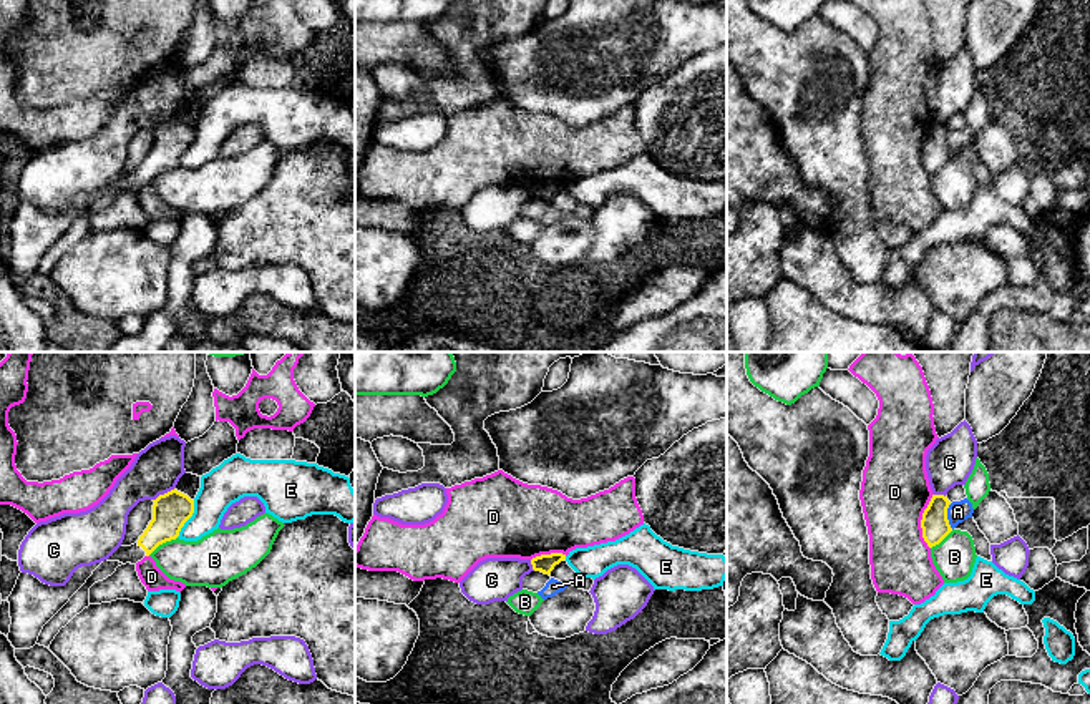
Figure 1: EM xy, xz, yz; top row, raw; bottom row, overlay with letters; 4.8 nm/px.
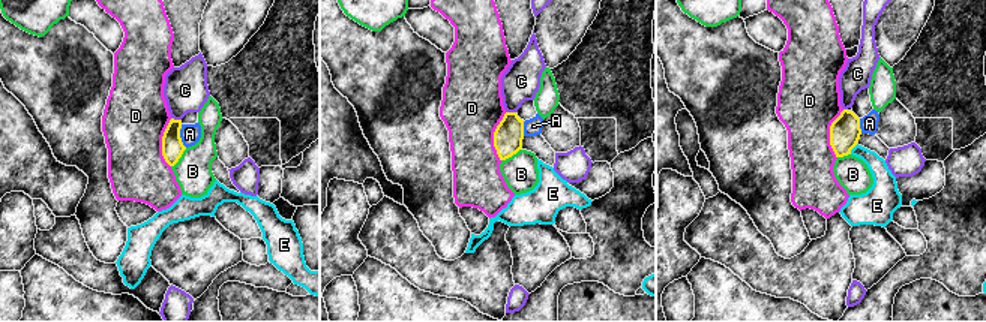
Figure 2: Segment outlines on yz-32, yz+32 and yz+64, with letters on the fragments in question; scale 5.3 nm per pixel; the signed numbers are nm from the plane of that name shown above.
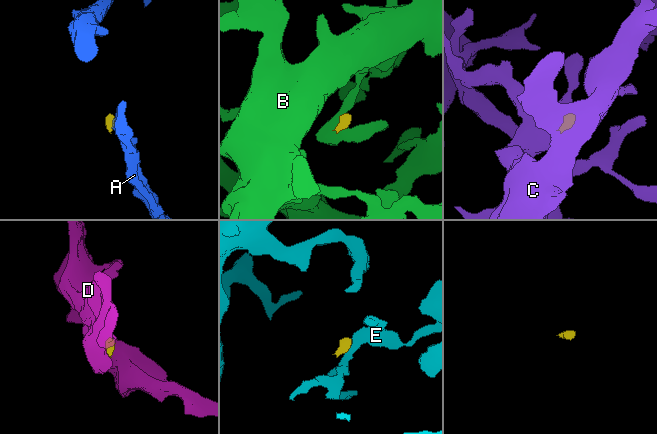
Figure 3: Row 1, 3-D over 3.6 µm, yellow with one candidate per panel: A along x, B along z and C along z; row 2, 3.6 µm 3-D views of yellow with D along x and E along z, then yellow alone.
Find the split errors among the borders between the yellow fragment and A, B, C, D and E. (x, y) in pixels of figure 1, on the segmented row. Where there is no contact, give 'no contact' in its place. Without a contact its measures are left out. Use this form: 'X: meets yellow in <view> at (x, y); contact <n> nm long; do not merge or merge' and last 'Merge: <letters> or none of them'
A: meets yellow in yz at (946, 517); contact 130 nm long; do not merge
B: meets yellow in xy at (161, 543); contact 170 nm long; do not merge
C: meets yellow in xy at (165, 493); contact 130 nm long; do not merge
D: meets yellow in yz at (921, 522); contact 280 nm long; do not merge
E: meets yellow in xy at (189, 517); contact 200 nm long; do not merge
Merge: none of them

